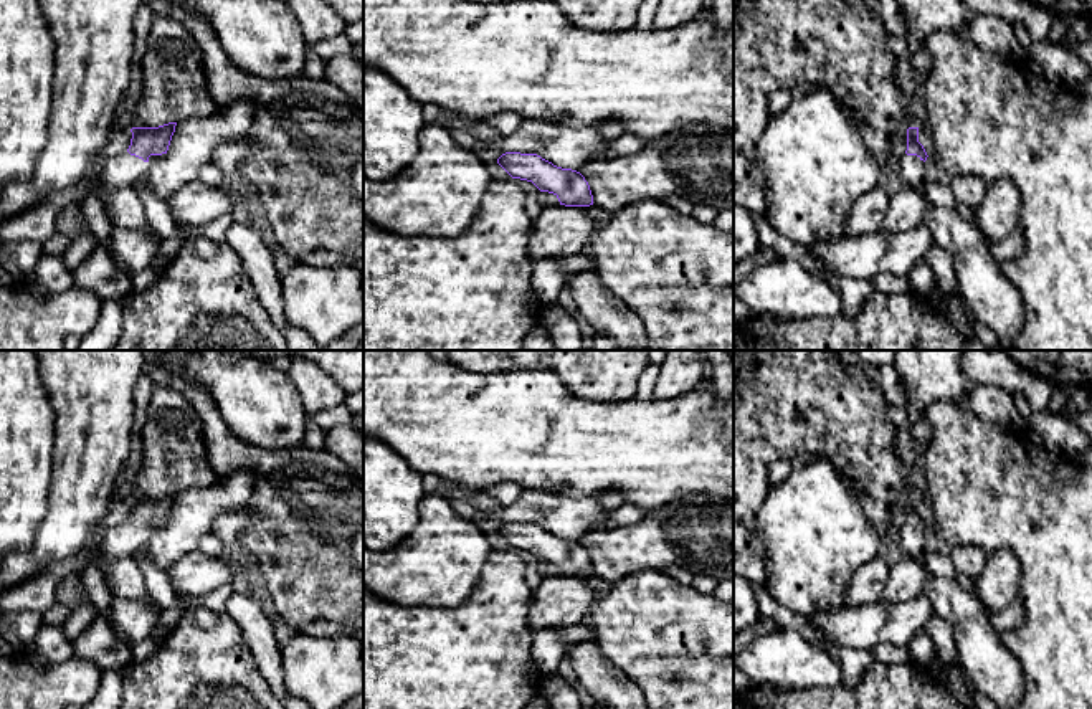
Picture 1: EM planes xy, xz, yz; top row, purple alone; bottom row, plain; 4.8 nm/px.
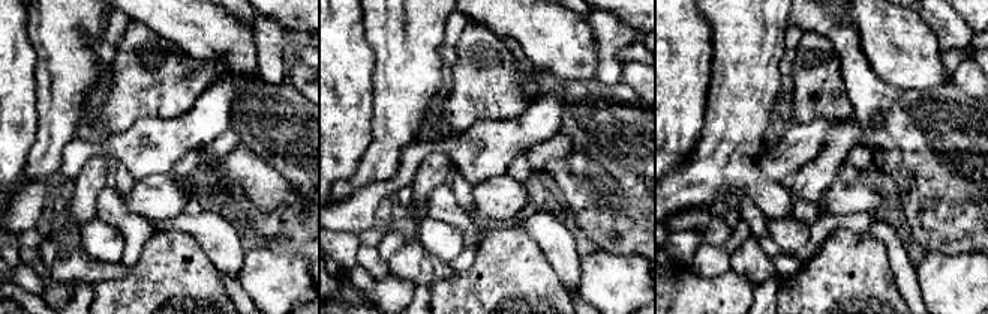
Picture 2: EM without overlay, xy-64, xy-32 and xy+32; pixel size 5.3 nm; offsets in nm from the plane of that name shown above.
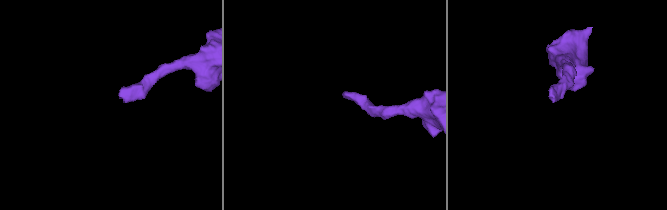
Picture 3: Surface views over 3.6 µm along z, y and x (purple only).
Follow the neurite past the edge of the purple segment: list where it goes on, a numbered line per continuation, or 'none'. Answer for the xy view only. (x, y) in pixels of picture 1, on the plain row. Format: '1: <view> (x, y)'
1: xy (123, 541)

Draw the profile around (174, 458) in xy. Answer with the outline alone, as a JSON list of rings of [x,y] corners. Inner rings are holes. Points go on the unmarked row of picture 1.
[[[155,387],[142,430],[142,458],[129,486],[132,497],[159,497],[218,483],[203,445],[203,426],[188,398]]]

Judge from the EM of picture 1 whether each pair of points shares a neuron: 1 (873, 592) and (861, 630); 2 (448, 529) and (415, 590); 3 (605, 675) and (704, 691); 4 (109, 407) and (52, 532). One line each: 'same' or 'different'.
1: different
2: same
3: different
4: same

